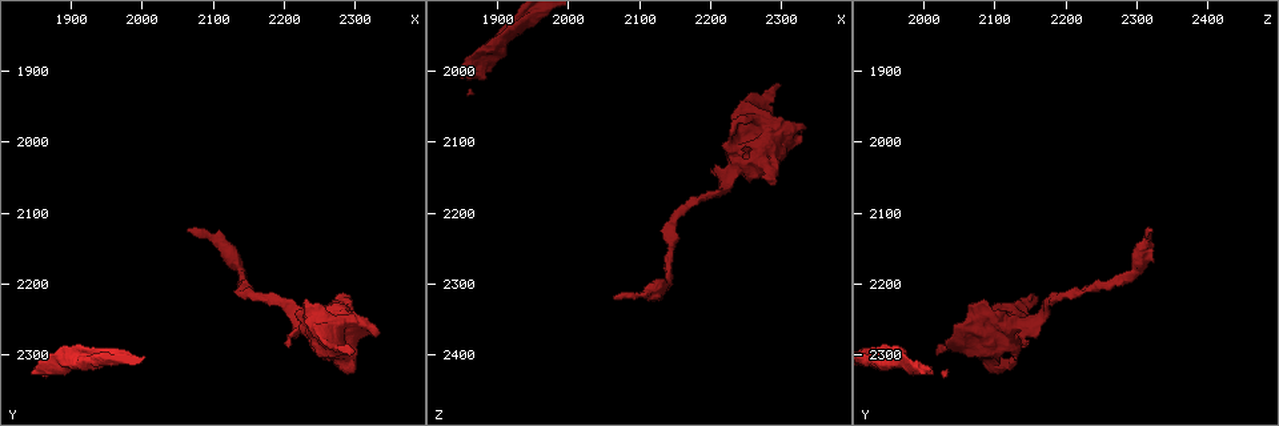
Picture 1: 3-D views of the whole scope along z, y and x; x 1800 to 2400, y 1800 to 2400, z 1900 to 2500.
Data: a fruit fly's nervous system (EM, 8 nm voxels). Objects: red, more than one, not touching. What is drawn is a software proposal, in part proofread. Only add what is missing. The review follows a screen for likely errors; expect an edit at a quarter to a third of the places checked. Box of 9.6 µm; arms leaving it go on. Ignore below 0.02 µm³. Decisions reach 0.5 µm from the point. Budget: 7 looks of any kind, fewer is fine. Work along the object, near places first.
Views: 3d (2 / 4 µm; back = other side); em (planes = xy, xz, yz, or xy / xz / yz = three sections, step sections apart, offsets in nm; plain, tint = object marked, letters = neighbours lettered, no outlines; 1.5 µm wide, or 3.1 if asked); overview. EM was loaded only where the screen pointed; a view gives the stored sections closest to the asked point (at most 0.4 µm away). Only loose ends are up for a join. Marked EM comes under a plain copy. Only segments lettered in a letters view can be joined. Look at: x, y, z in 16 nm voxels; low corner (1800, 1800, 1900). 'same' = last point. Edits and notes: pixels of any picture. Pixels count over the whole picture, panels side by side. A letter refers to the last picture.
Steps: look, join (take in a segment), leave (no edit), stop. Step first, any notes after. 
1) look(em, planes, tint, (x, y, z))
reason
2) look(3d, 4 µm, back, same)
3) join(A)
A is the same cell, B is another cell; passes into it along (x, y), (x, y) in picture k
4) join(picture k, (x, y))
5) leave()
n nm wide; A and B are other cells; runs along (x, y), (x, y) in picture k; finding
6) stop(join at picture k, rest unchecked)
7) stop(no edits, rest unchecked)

look(em, xz, step 4, tint, (2255, 2285, 2035))

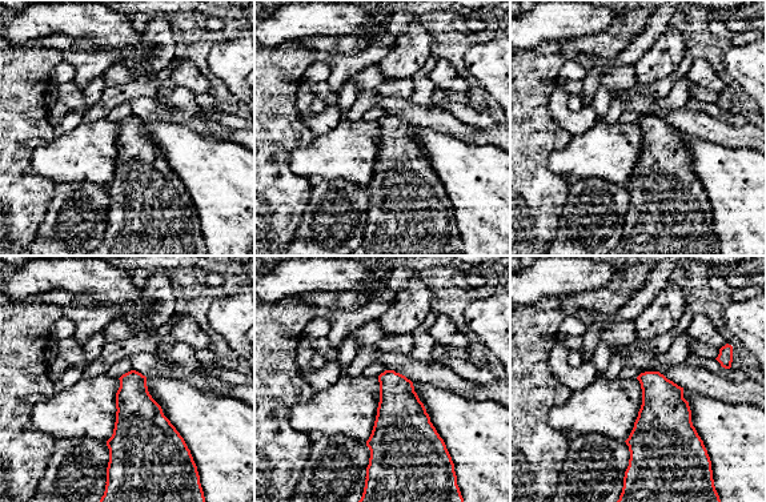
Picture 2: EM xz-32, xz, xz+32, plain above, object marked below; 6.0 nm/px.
look(em, yz, step 4, letters, same)
another direction

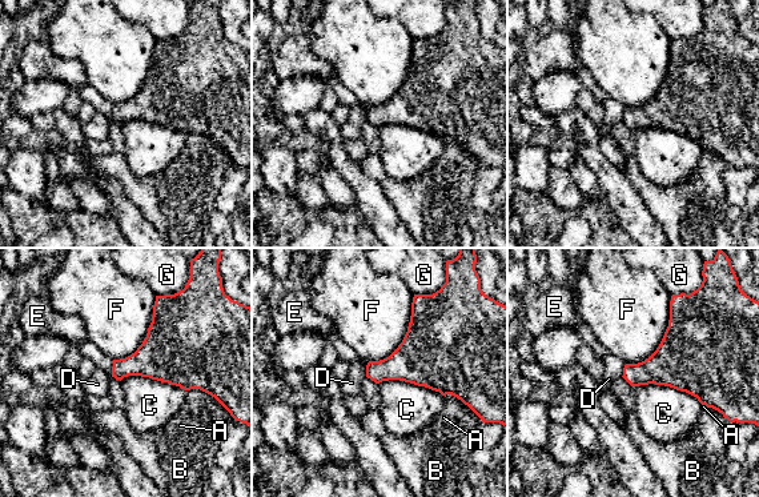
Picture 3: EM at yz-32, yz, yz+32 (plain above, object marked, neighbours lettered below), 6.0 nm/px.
leave()
A, B, C, D, E, F and G are other cells; none of them fits

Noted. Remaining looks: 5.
look(em, xz, step 8, letters, (2205, 2290, 2140))
branch stops here

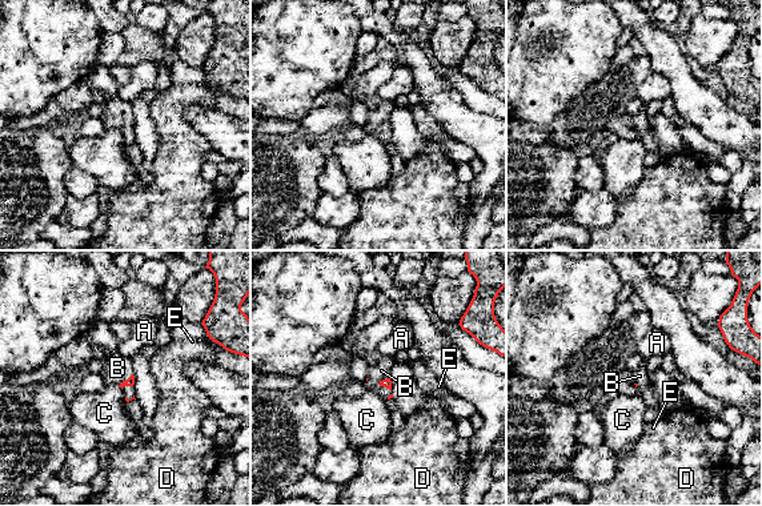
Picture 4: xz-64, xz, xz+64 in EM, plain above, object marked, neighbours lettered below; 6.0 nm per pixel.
look(em, planes, letters, same)

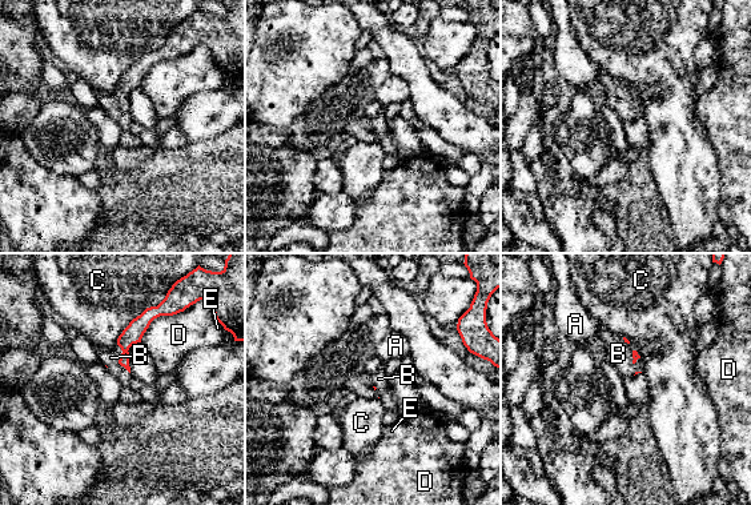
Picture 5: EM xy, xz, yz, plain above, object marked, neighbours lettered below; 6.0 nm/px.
join(B)
B is the same cell, A, C, D and E are other cells; passes into it along (133, 333), (120, 359), (111, 357) in picture 5; it goes on there

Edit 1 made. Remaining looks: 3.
look(em, xz, step 8, letters, (1845, 2325, 2000))

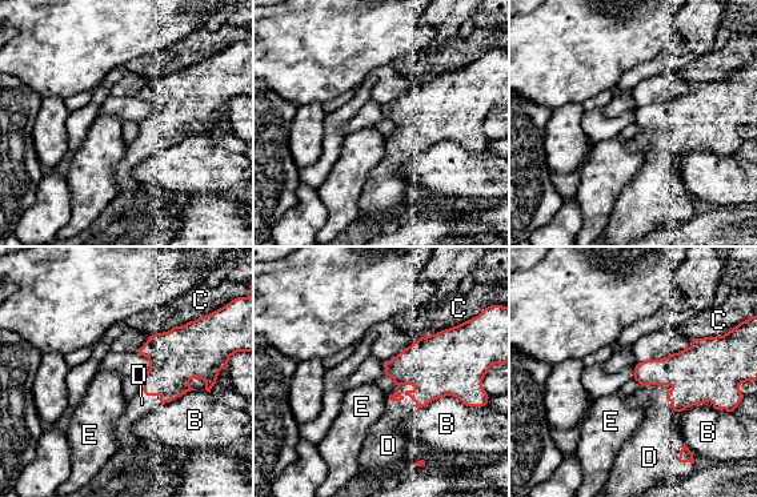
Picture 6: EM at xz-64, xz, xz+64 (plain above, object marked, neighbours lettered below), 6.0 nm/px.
look(em, xy, step 8, letters, same)

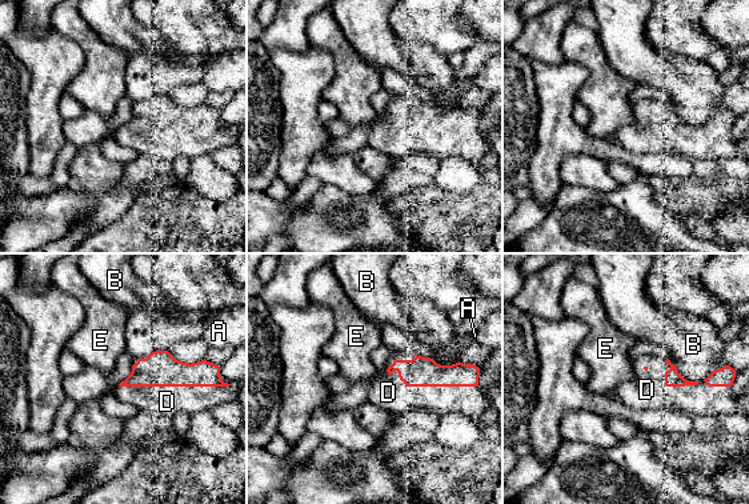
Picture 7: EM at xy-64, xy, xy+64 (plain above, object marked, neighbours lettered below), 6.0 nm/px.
join(D)
D touches over 500 nm; D is the same cell, A, B and E are other cells; the neuron continues

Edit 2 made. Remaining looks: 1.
stop(join at picture 5, join at picture 7, rest unchecked)

